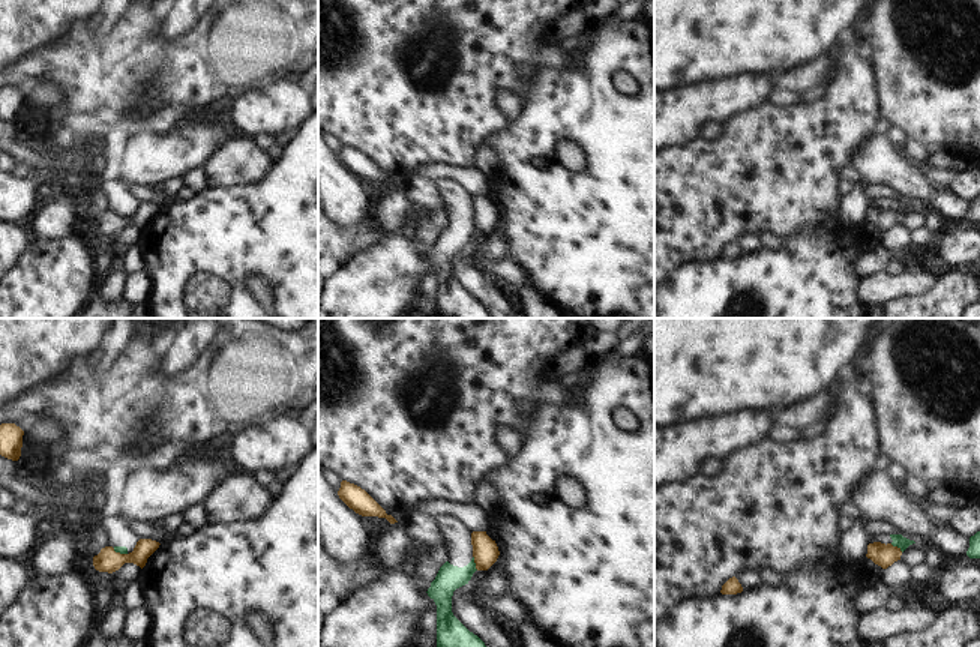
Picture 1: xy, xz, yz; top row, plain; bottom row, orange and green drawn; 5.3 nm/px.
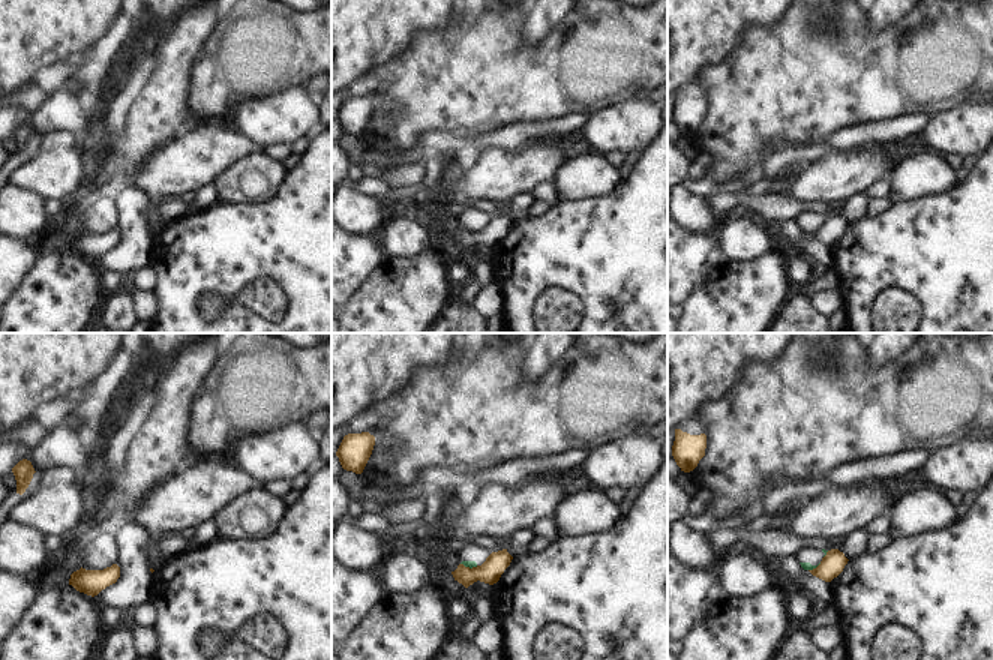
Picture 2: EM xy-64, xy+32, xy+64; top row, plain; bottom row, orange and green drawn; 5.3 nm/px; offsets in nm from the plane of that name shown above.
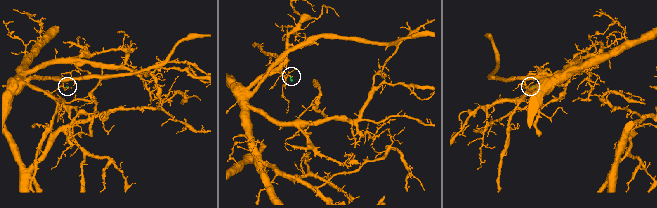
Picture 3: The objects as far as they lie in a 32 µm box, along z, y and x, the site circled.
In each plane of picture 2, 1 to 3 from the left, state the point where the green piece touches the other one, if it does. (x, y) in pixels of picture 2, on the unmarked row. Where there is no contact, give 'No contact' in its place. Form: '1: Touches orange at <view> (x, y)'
1: No contact
2: Touches orange at xy+32 (468, 231)
3: Touches orange at xy+64 (816, 231).

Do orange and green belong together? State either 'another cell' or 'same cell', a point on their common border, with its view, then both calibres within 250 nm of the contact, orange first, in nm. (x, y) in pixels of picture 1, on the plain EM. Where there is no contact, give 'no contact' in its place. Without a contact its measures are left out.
another cell | xz (474, 225) | 140/140 nm

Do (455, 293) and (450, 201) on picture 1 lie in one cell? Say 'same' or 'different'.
same

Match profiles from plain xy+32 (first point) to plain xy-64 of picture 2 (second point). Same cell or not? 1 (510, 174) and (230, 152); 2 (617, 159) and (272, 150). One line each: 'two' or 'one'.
1: one
2: one

